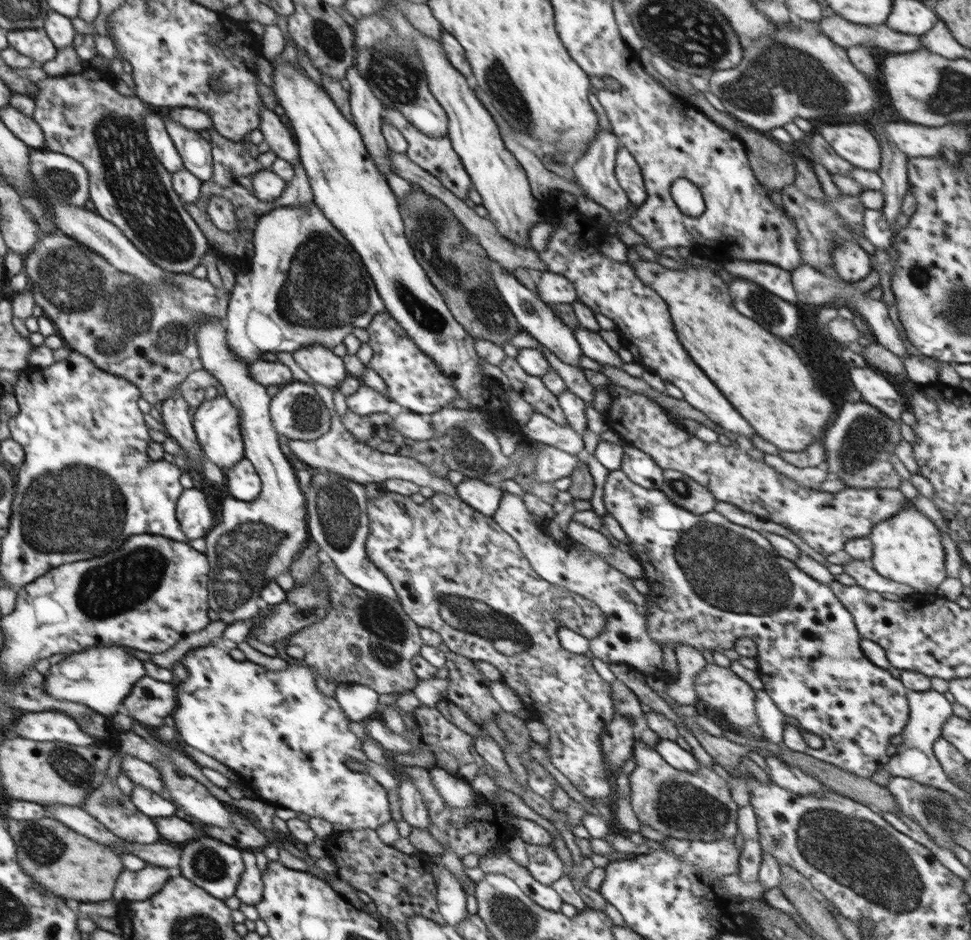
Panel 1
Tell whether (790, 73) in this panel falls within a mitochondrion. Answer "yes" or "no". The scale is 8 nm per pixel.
yes

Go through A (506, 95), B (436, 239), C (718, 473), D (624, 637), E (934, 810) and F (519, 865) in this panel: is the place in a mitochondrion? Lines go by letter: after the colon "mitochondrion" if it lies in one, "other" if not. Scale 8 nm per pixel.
A: mitochondrion
B: mitochondrion
C: other
D: other
E: mitochondrion
F: other

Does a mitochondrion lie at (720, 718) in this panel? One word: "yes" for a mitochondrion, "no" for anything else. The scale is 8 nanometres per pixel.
no

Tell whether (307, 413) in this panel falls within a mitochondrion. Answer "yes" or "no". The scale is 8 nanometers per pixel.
yes

